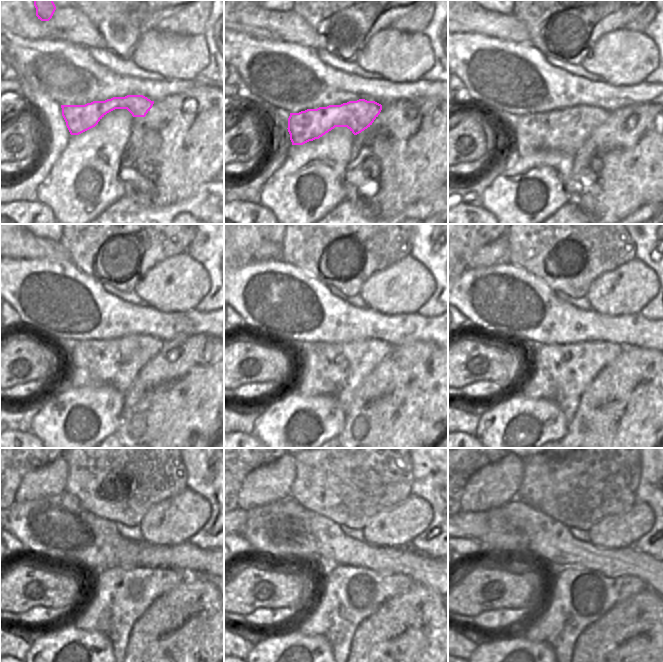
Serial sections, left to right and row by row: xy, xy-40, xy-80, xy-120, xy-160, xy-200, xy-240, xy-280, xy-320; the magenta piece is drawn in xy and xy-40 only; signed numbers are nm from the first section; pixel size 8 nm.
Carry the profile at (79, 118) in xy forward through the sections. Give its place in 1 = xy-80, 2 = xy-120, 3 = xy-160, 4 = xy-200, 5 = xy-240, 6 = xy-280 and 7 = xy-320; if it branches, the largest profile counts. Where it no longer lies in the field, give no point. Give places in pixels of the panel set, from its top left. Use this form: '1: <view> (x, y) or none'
1: xy-80 (566, 130)
2: xy-120 (115, 362)
3: xy-160 (336, 369)
4: xy-200 (559, 373)
5: xy-240 (115, 598)
6: xy-280 (346, 596)
7: xy-320 (575, 598)

